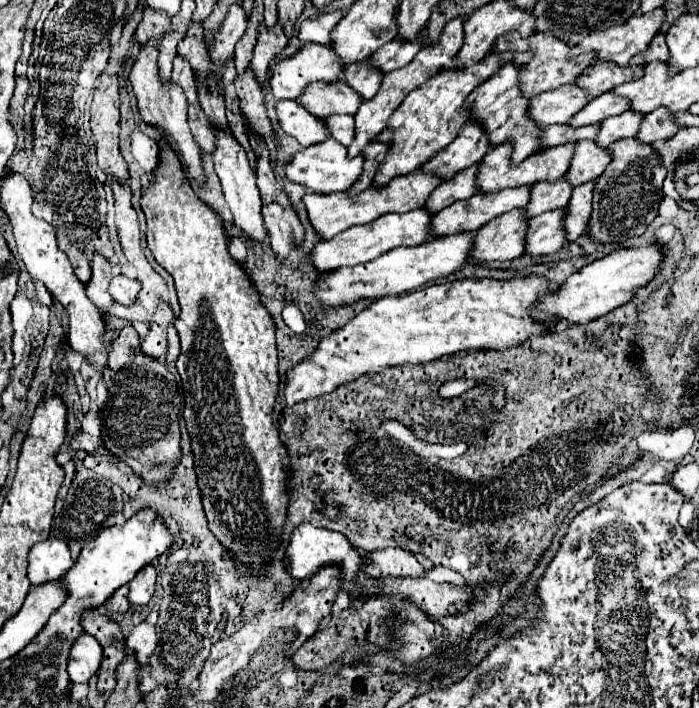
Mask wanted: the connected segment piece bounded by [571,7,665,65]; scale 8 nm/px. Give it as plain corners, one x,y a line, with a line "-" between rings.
657,7
651,13
629,17
623,25
613,25
611,29
605,29
605,31
597,31
595,29
593,33
587,35
585,41
577,43
571,49
571,55
579,55
579,53
587,53
587,51
597,51
597,59
611,59
617,65
627,65
633,55
637,55
637,53
647,49
651,39
659,33
663,21
665,21
665,7

